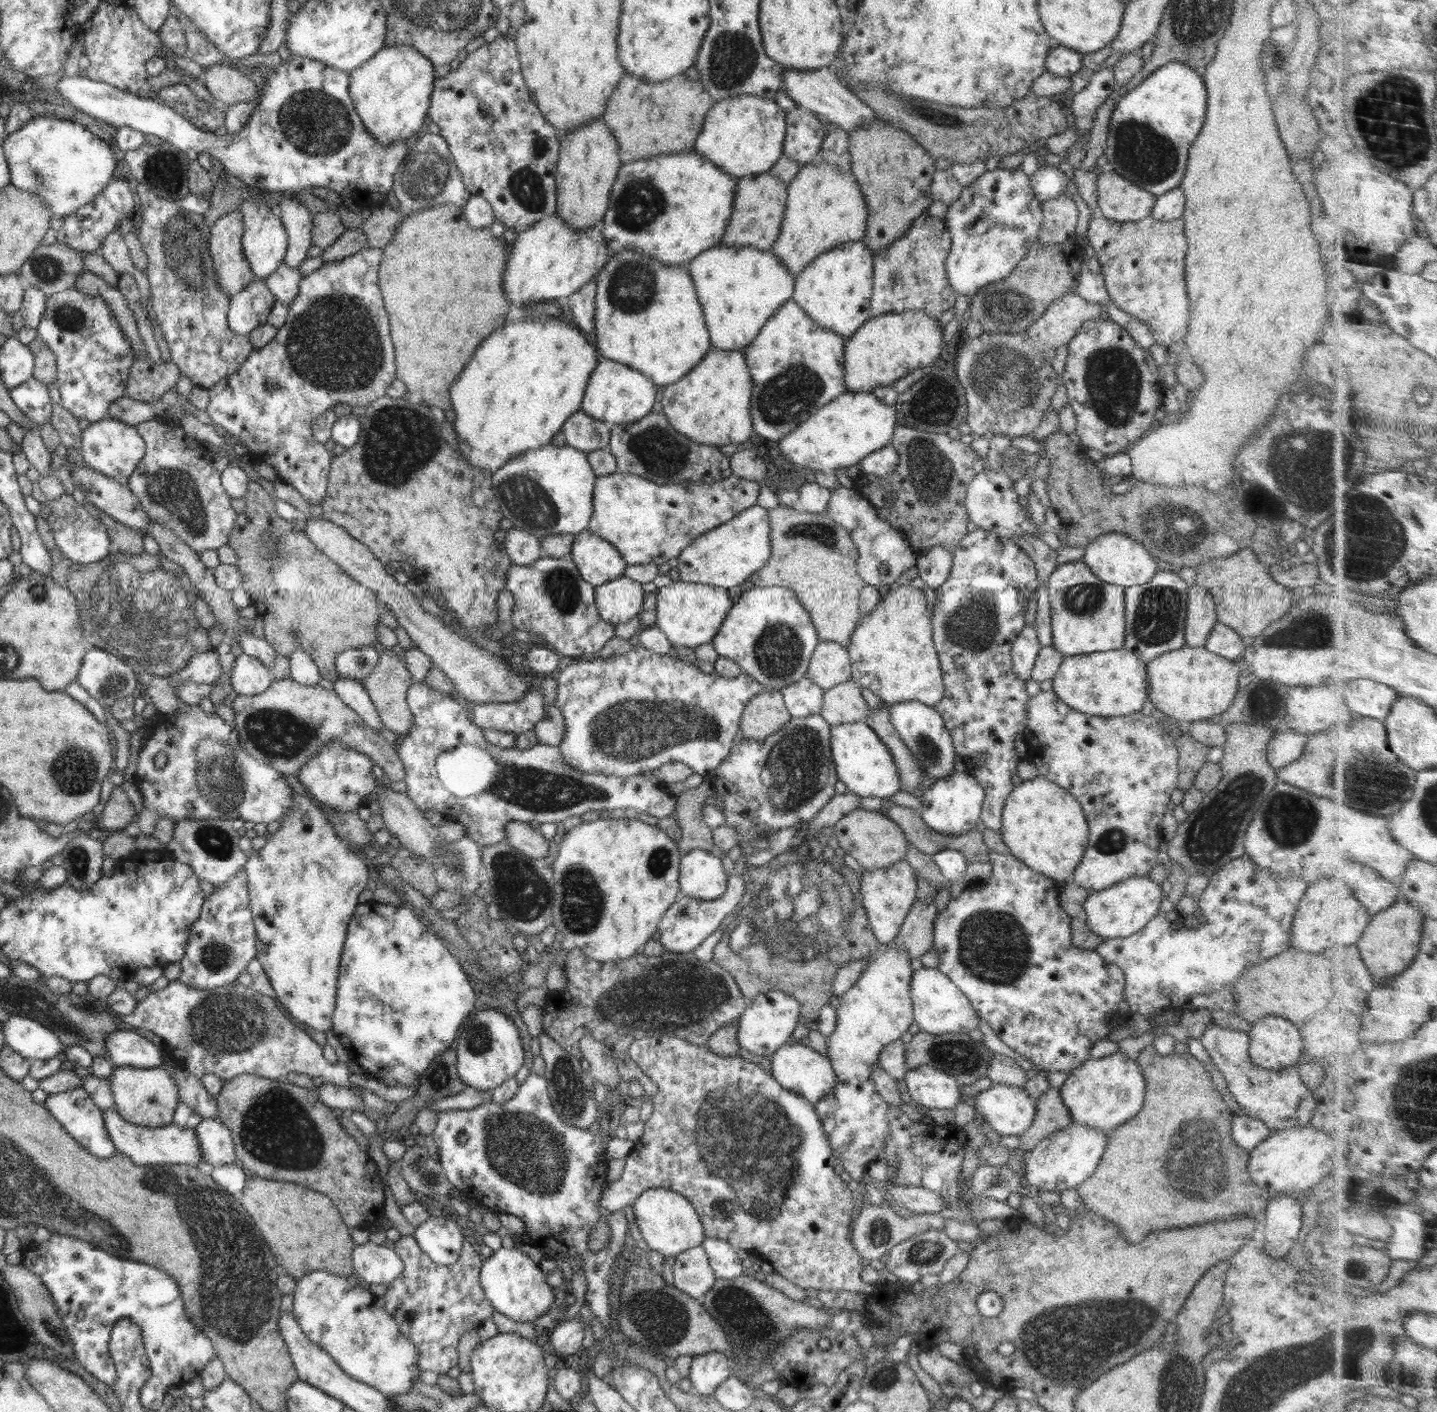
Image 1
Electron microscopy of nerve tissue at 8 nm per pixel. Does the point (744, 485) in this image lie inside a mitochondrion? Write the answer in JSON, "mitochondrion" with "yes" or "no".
{"mitochondrion":"no"}

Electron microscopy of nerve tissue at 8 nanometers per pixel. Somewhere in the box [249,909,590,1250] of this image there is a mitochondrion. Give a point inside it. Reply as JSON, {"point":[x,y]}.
{"point":[526,1150]}

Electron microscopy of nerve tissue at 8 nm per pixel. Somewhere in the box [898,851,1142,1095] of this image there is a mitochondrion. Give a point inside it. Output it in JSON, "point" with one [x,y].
{"point":[992,948]}

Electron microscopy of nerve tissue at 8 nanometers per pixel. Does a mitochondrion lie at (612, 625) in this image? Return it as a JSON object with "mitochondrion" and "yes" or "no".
{"mitochondrion":"no"}

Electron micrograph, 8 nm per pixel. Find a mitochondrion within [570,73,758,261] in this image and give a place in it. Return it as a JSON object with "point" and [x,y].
{"point":[640,202]}

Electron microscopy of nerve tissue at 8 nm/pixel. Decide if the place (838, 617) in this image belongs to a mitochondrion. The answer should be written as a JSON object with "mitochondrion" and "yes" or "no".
{"mitochondrion":"no"}

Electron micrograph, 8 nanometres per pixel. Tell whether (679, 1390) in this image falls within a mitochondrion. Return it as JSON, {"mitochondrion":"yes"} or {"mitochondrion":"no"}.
{"mitochondrion":"no"}

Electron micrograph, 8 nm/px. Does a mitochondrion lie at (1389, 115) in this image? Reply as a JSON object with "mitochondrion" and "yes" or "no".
{"mitochondrion":"yes"}

